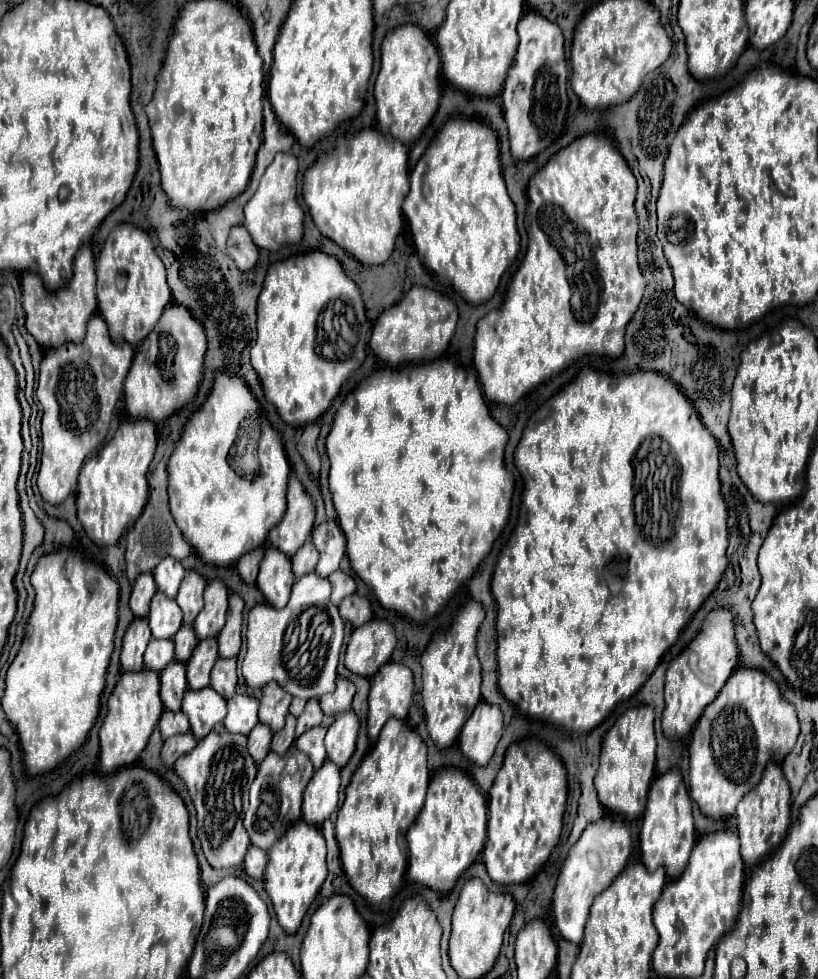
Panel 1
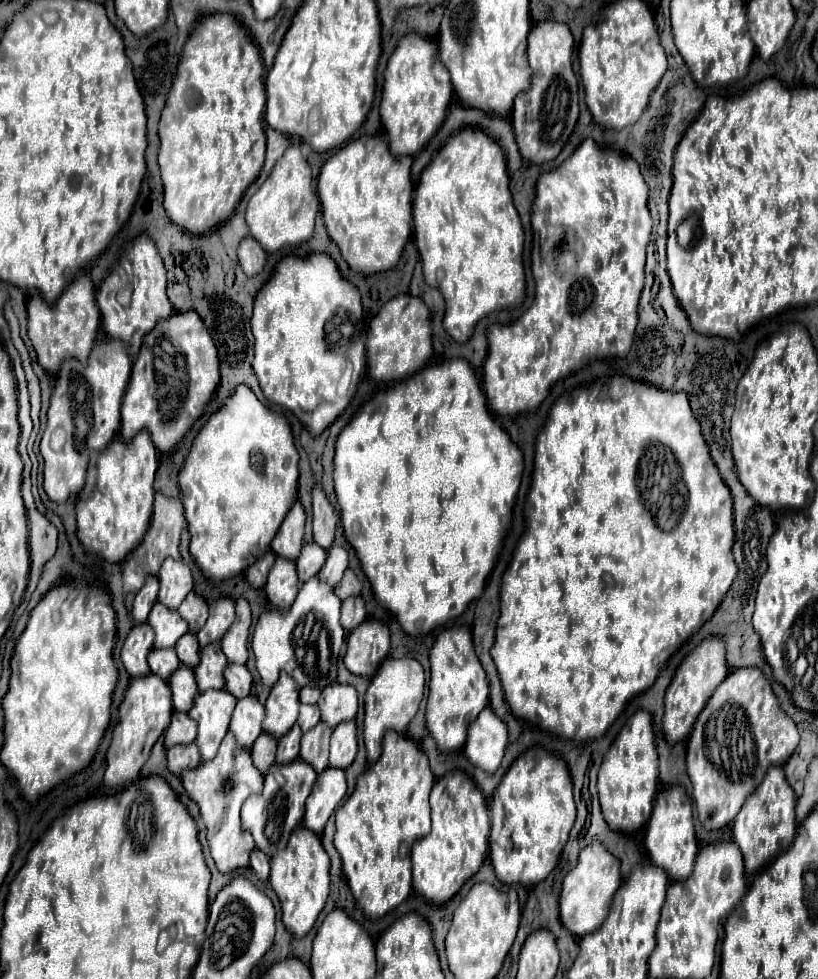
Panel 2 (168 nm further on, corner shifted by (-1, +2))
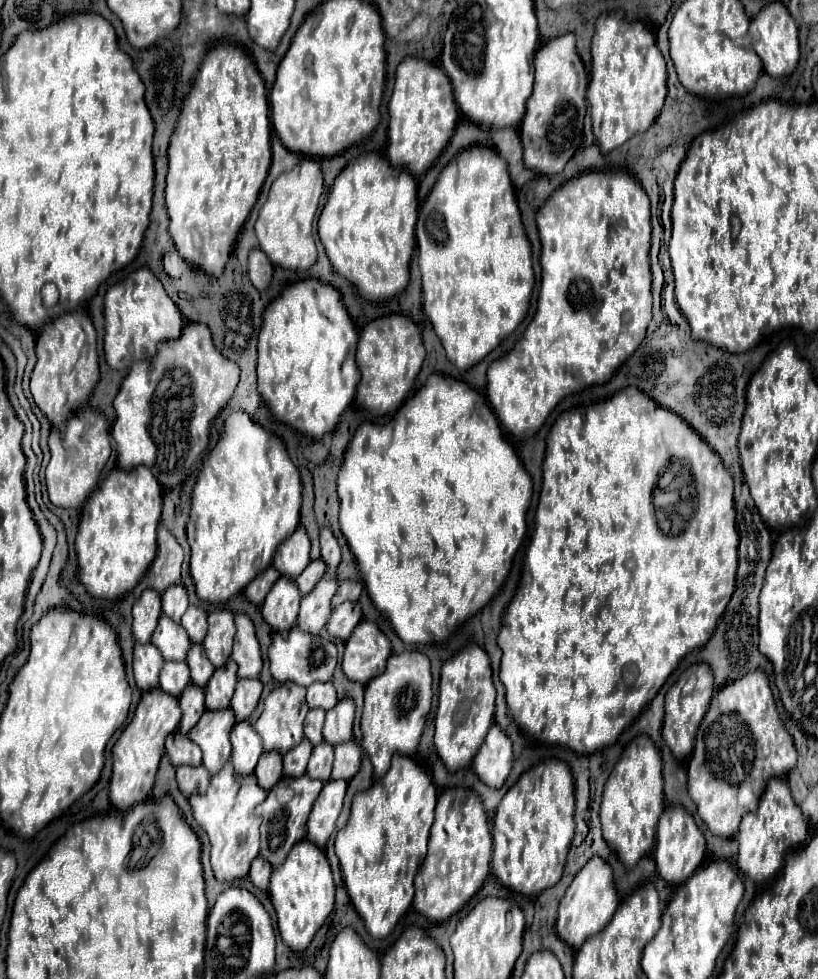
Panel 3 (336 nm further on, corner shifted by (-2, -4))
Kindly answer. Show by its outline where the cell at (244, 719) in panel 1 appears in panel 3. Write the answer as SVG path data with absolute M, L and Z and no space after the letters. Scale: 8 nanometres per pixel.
M249 721L237 723L233 727L231 745L233 745L231 761L233 761L233 767L235 767L235 775L237 777L251 775L257 761L259 761L259 755L263 753L263 749L261 749L259 735L253 731Z

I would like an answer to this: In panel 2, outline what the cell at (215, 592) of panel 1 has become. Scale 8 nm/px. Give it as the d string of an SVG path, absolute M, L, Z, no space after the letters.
M218 597L216 601L212 601L210 617L204 623L204 627L196 633L200 647L206 647L212 641L220 641L232 623L234 623L234 599Z

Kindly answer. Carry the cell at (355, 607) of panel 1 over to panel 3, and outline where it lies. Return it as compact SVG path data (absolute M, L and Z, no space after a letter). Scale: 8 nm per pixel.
M345 601L333 609L333 615L329 617L329 623L325 625L325 629L331 637L345 641L353 633L359 621L361 621L361 607L357 603Z

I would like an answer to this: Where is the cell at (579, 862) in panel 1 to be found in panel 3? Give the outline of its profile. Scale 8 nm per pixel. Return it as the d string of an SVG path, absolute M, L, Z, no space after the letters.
M593 857L577 873L577 877L573 879L565 897L559 903L559 917L557 917L559 939L565 941L569 947L579 949L581 943L585 943L585 939L589 935L595 935L597 931L601 931L605 927L605 923L609 923L617 905L619 905L619 897L617 897L617 891L613 887L611 867L601 857Z

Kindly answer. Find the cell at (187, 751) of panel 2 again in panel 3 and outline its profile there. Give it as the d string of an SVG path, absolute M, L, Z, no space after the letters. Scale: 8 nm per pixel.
M189 765L177 767L177 783L185 797L193 793L205 793L209 787L209 779L211 775L207 773L203 765L201 767L189 767Z

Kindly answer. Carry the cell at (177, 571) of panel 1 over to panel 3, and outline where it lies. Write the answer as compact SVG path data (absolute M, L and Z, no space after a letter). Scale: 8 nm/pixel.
M173 585L173 587L169 587L169 589L161 595L161 599L163 599L163 613L165 613L169 619L173 619L175 623L179 623L179 621L181 621L181 615L183 615L183 613L187 611L187 607L189 607L185 587L183 587L183 585Z

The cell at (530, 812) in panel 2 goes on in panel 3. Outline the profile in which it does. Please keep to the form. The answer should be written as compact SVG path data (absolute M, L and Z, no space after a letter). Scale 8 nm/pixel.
M559 759L543 761L527 769L501 799L493 819L493 873L511 891L535 897L553 887L565 867L575 823L573 775Z

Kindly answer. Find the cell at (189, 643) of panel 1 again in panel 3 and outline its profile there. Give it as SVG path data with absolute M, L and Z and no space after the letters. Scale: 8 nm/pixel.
M193 645L189 649L187 655L187 665L191 669L191 681L197 683L197 687L205 687L205 683L209 683L215 667L213 663L207 659L203 645Z

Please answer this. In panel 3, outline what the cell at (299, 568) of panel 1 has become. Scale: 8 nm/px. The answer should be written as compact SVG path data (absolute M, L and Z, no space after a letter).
M321 559L311 561L311 563L307 565L307 569L295 579L301 595L309 595L309 591L313 591L313 587L321 581L321 577L325 575L325 571L327 571L327 567L325 567L325 563L323 563Z

